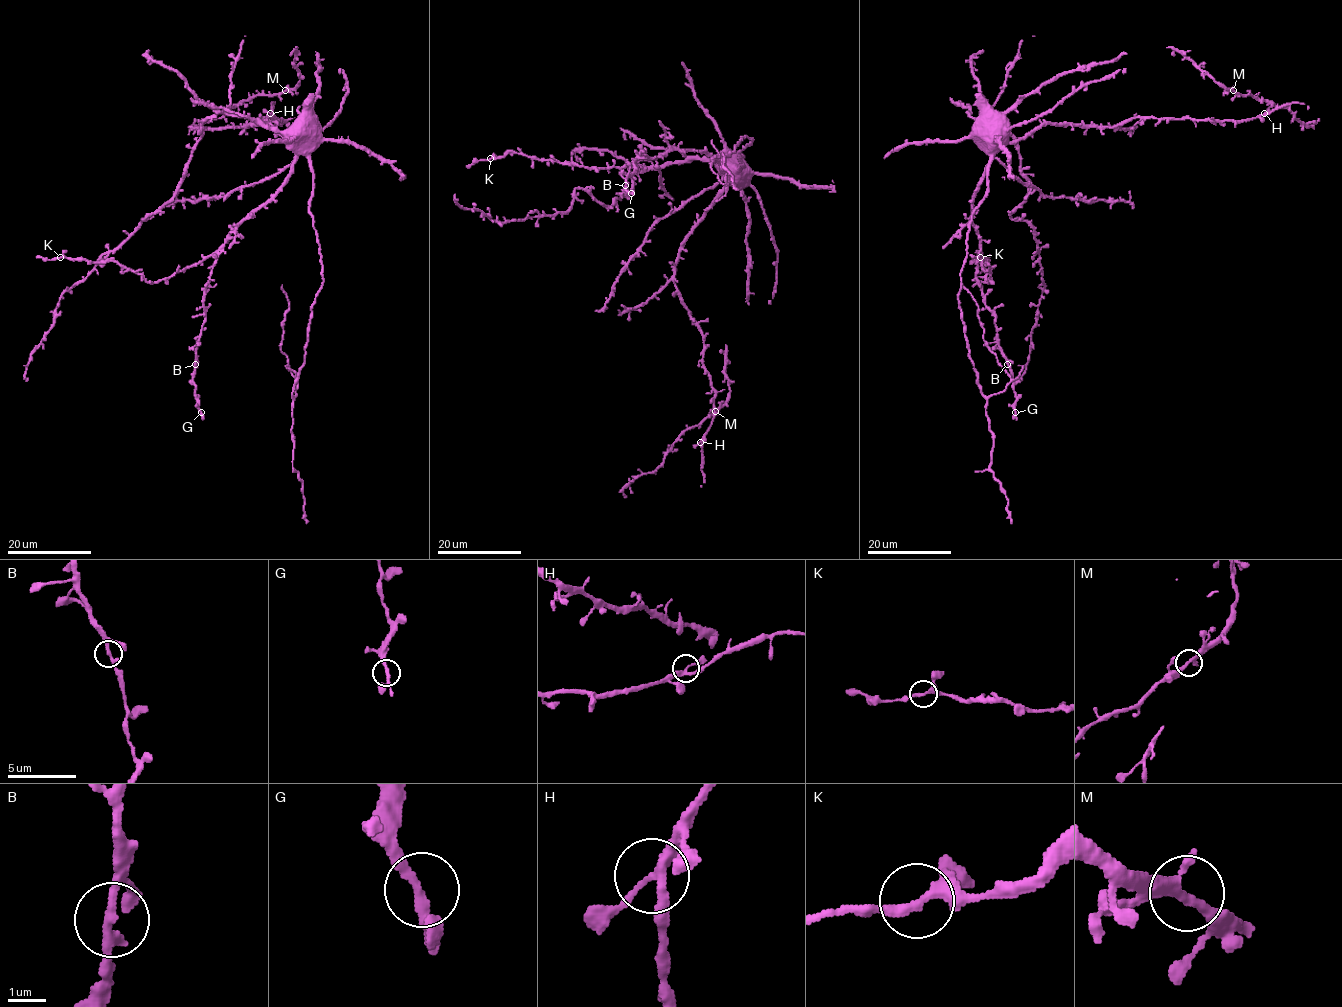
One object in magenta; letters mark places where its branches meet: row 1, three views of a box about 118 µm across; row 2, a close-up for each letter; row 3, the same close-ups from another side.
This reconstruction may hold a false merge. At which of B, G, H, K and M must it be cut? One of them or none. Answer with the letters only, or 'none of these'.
none of these

